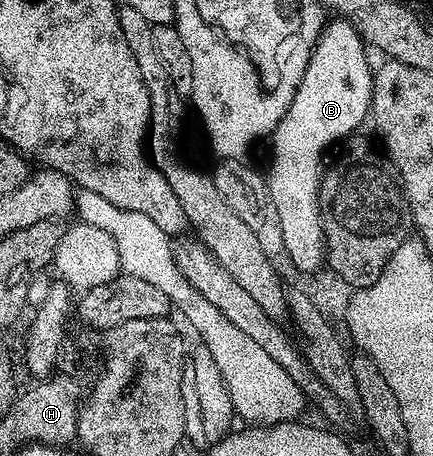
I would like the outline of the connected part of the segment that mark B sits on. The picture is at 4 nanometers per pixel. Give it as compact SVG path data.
M340 18L330 19L321 30L303 74L296 81L293 97L283 118L277 123L276 130L271 133L273 153L269 156L269 172L267 171L269 203L275 216L277 212L276 231L282 232L285 240L289 240L289 252L293 252L293 260L297 260L297 264L311 266L317 264L317 260L321 260L321 236L325 233L321 226L321 207L317 201L323 175L321 155L336 140L341 142L352 137L356 133L353 131L364 120L366 123L373 106L374 69L371 64L369 68L365 52L367 53L367 45L355 30L355 26Z

